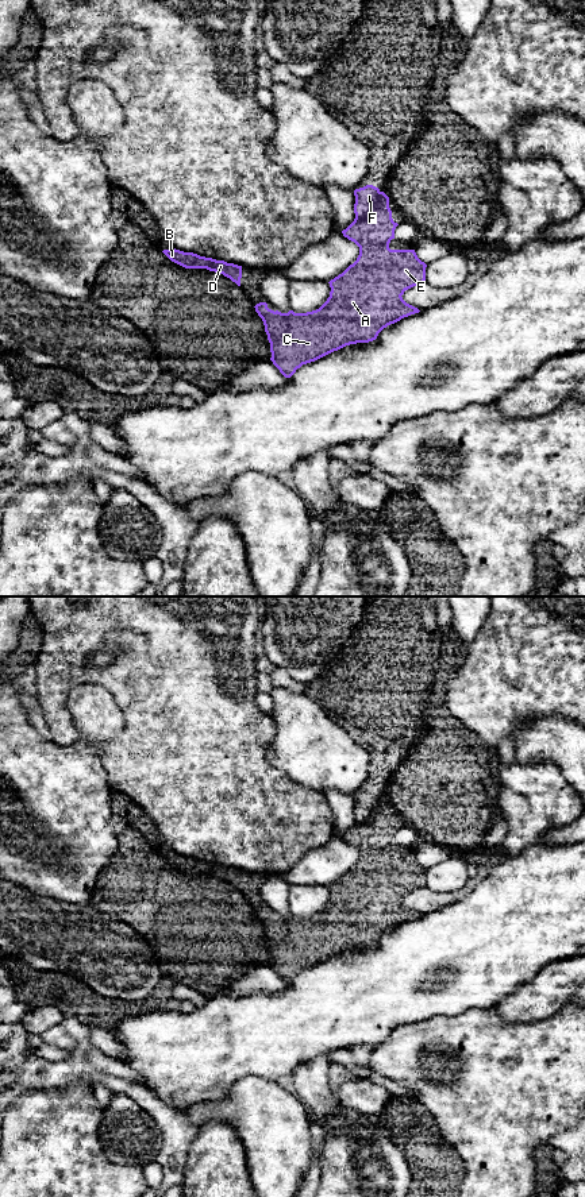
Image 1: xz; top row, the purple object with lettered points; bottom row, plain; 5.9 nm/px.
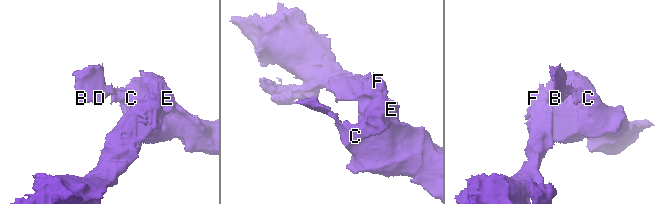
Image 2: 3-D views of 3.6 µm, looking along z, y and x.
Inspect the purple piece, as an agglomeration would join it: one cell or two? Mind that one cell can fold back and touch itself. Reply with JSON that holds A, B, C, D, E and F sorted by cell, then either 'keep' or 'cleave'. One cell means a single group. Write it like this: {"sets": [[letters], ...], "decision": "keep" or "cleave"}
{"sets": [["A", "B", "C", "D", "E", "F"]], "decision": "keep"}

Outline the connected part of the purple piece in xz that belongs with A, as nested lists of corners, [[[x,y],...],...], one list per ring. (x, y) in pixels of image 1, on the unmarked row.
[[[373,789],[354,795],[354,826],[342,835],[343,841],[359,852],[357,865],[342,879],[331,884],[330,901],[316,915],[307,918],[281,918],[257,908],[255,916],[262,923],[270,947],[270,965],[285,982],[290,982],[303,969],[315,966],[334,955],[357,947],[369,947],[390,928],[420,915],[403,904],[405,895],[426,887],[426,872],[415,854],[390,854],[399,830],[392,823],[389,802]]]

